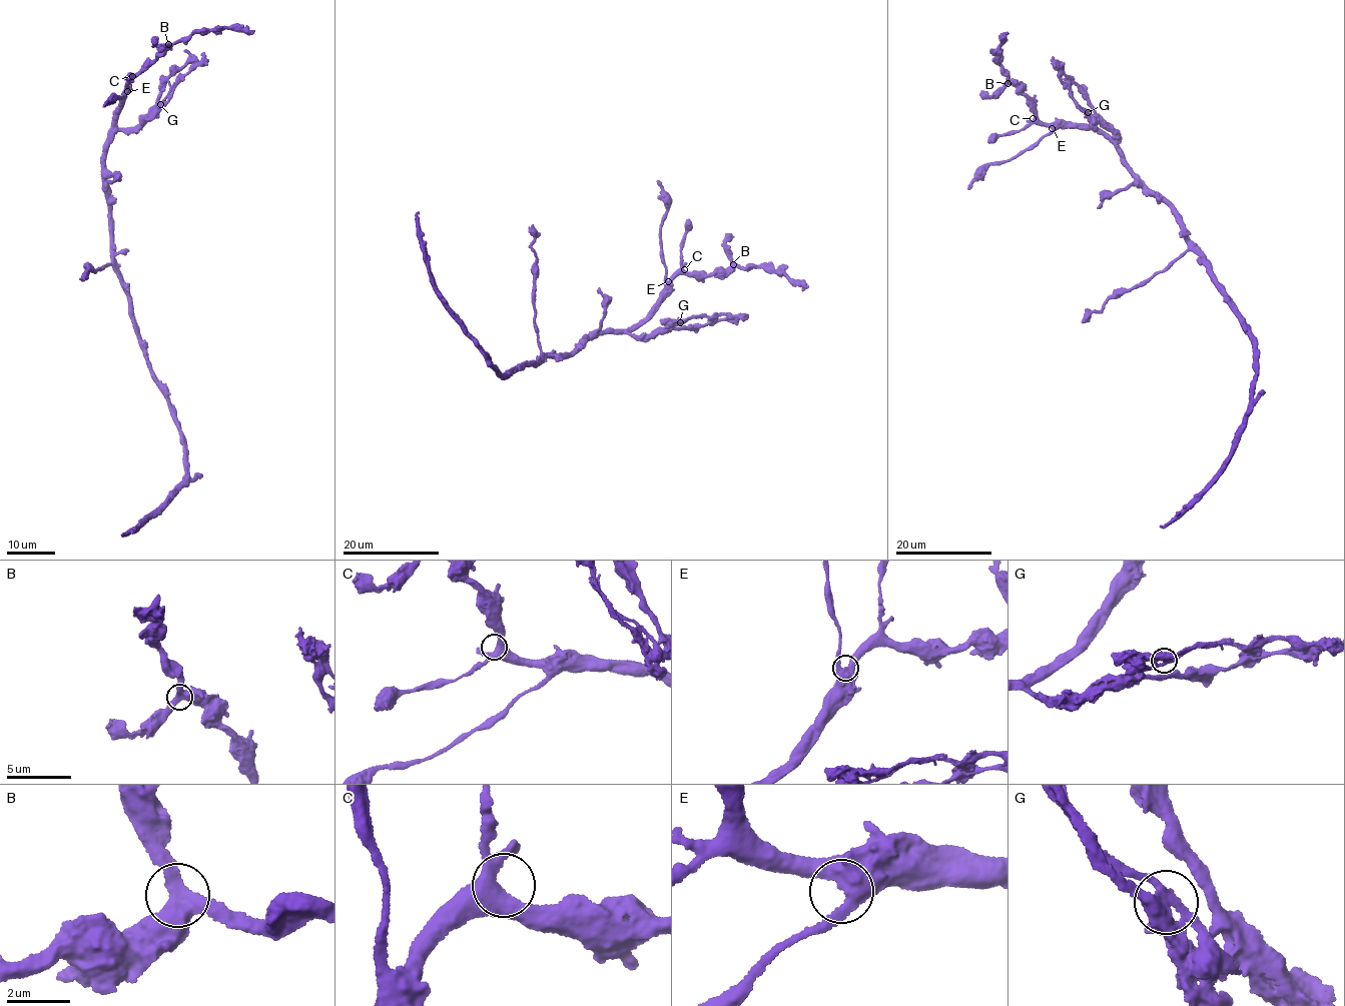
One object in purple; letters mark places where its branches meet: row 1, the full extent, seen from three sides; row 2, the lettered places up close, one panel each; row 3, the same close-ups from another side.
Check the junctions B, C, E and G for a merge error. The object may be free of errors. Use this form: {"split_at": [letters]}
{"split_at": []}

